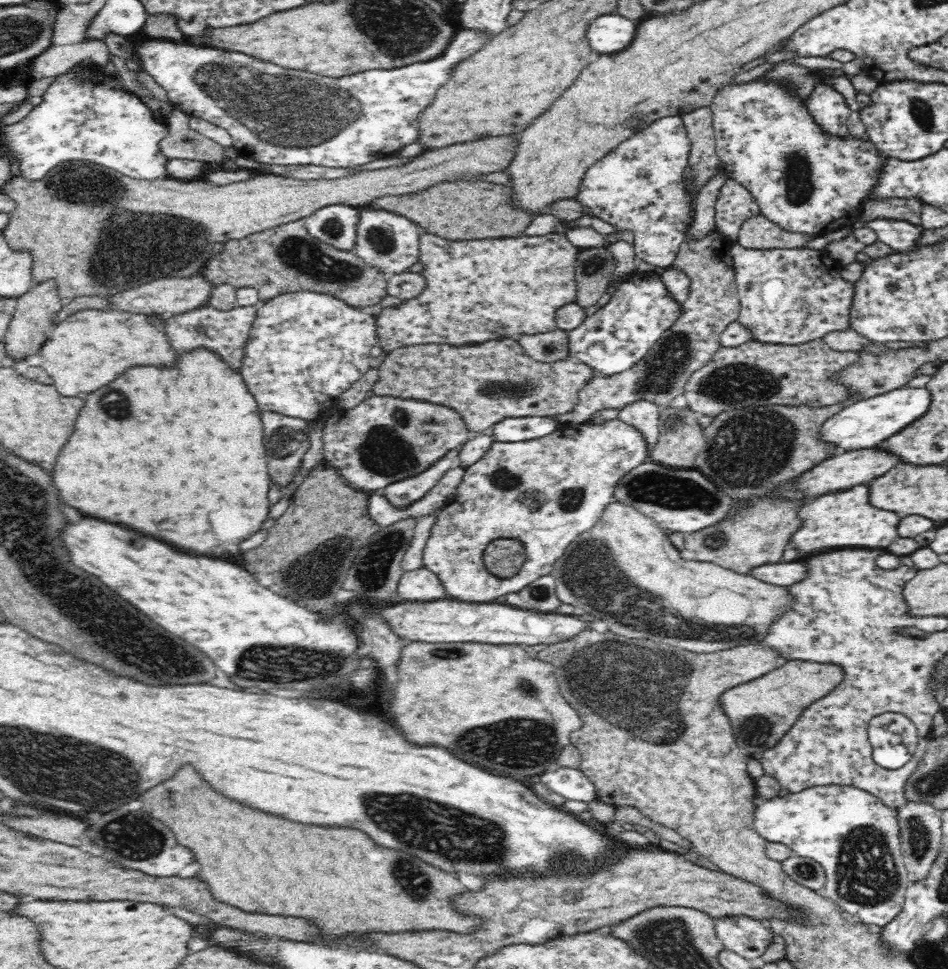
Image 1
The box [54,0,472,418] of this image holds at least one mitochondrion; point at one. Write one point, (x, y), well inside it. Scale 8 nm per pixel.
(291, 113)

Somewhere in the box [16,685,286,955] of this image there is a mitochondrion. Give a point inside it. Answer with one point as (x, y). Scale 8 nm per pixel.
(128, 837)

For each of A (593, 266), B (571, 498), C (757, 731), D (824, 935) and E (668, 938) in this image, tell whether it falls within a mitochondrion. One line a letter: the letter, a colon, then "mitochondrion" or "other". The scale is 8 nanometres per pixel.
A: mitochondrion
B: mitochondrion
C: mitochondrion
D: other
E: mitochondrion

